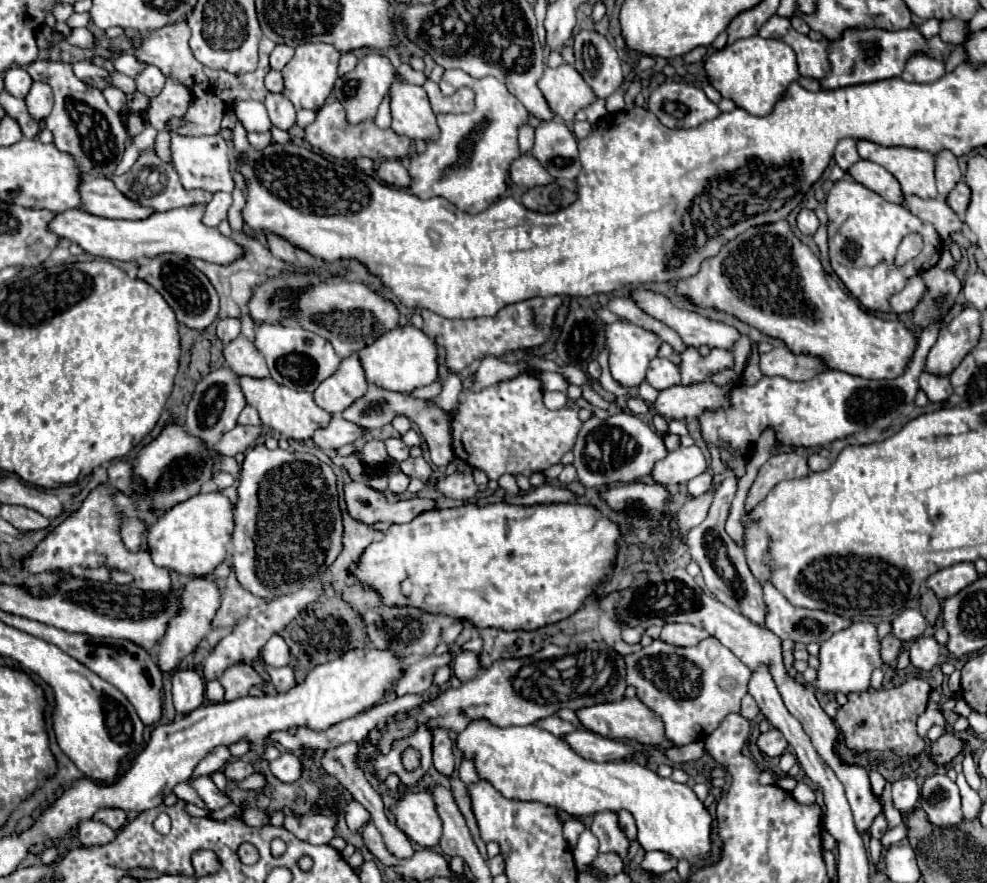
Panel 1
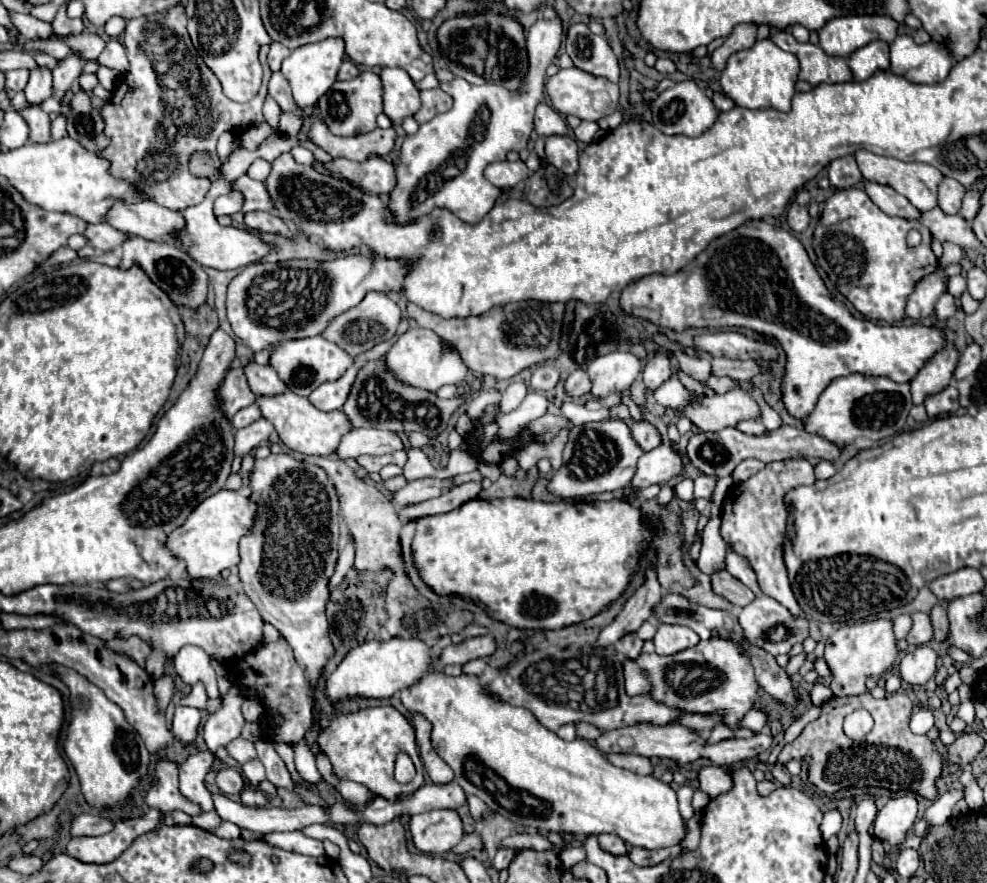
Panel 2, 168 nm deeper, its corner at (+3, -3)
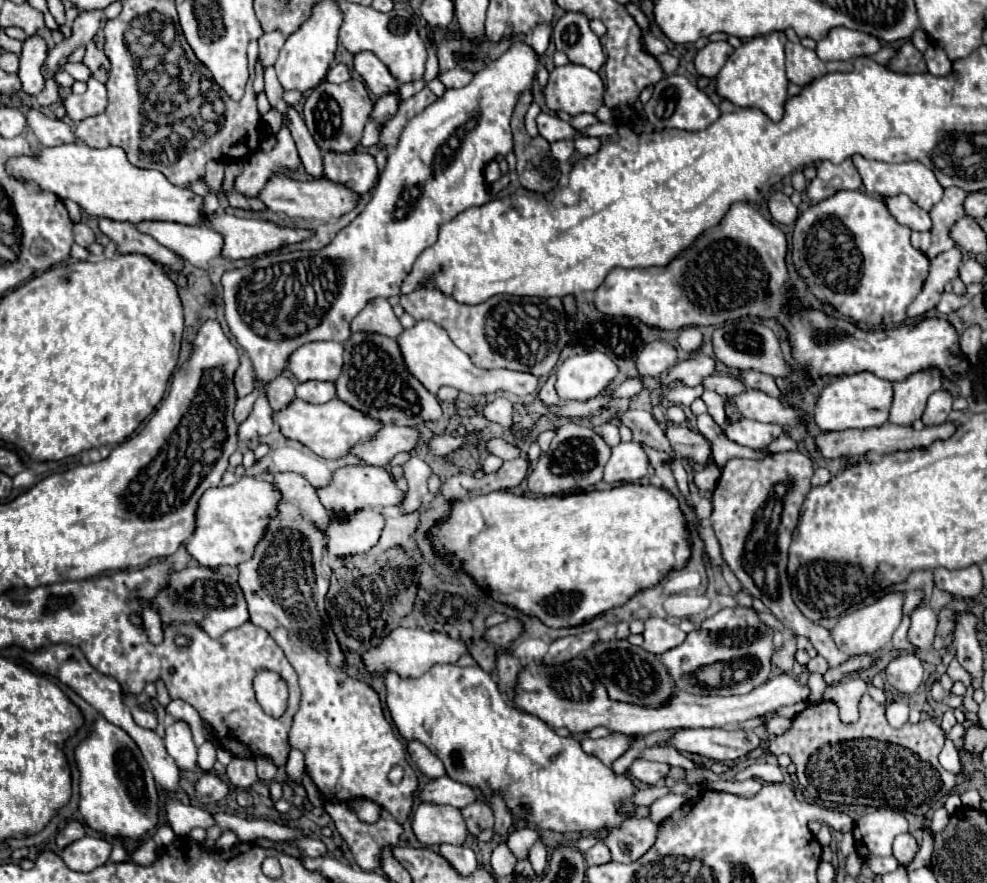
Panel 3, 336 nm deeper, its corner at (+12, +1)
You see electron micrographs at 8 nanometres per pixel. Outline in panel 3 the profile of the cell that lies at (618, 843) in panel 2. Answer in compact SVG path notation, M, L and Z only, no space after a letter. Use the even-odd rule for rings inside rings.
M598 841L592 849L588 849L584 853L588 865L602 865L610 861L610 849L606 849L606 845L602 845L602 841Z

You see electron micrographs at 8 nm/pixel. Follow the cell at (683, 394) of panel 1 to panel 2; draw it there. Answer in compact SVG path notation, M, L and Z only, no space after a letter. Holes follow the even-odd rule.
M733 389L725 395L705 395L683 409L699 431L719 431L723 427L735 427L745 419L761 419L757 401L743 389Z

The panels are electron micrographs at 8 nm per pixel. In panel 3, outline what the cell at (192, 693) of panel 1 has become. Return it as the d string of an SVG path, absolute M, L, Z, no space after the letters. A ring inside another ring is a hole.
M174 721L172 725L168 725L164 743L166 751L172 755L172 759L182 771L196 767L196 745L190 725L186 721Z

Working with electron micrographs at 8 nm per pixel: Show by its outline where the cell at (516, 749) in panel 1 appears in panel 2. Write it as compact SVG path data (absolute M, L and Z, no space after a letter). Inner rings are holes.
M443 671L427 673L419 683L401 691L401 701L411 713L421 713L431 723L431 743L443 761L455 771L455 781L467 795L479 797L495 813L521 829L555 831L565 835L615 833L625 843L643 849L677 845L685 837L685 821L679 815L677 793L671 785L611 765L597 747L585 739L563 741L543 727L529 709L513 707L485 691L477 675L451 677Z

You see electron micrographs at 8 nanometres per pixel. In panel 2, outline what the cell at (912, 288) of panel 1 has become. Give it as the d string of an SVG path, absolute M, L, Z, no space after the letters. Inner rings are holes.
M931 273L917 283L915 293L907 301L907 315L911 319L925 319L935 311L937 299L947 291L947 279L939 273Z

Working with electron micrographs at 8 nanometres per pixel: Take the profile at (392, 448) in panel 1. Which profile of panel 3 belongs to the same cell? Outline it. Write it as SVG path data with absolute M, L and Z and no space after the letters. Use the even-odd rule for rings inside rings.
M386 425L370 441L358 441L358 445L350 447L350 455L356 455L366 465L386 467L388 461L400 453L410 451L420 441L420 433L412 427L398 427L398 425Z

